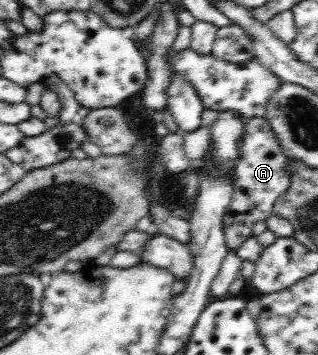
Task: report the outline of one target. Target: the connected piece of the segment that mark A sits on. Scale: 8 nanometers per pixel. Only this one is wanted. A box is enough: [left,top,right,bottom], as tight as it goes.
[223,117,291,249]

